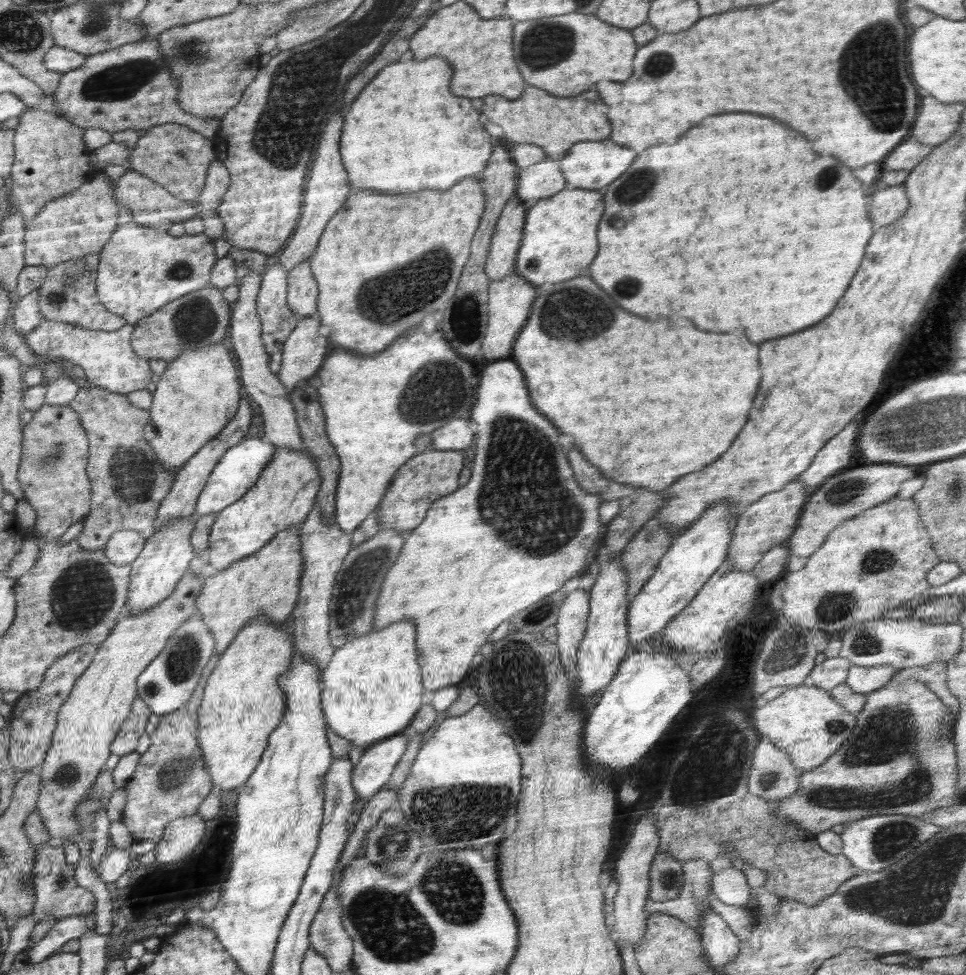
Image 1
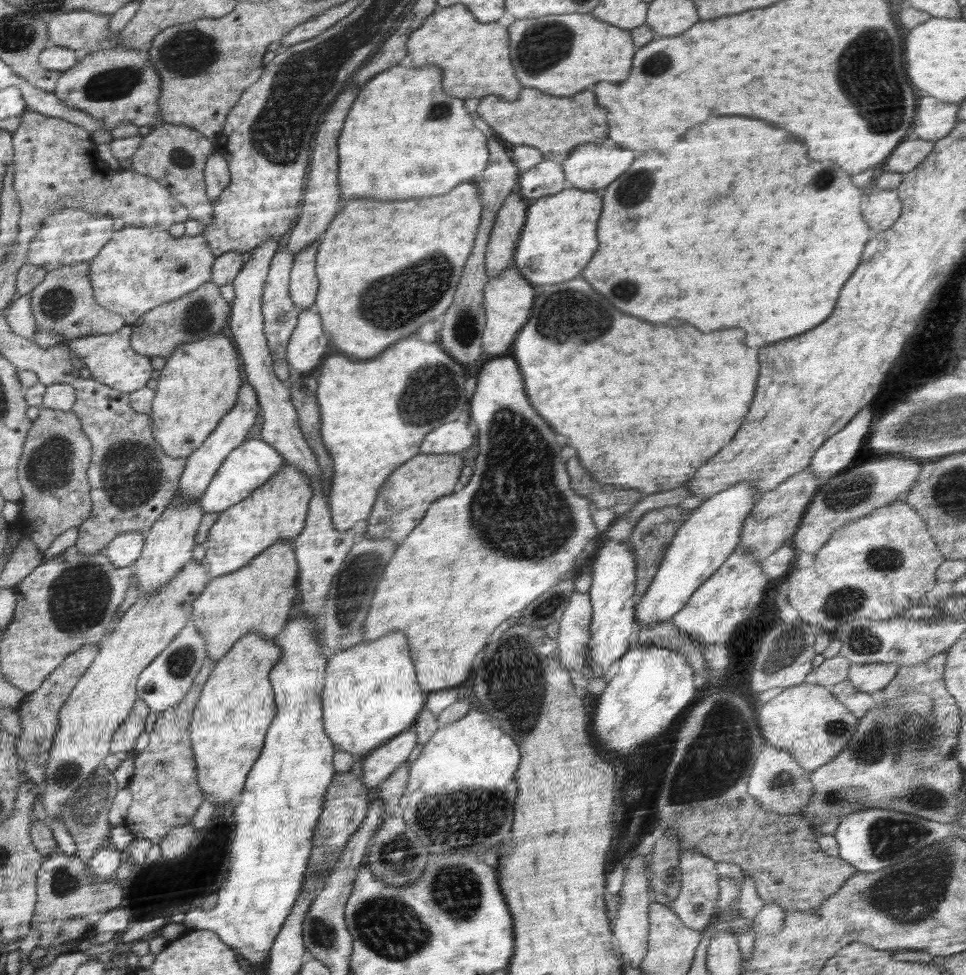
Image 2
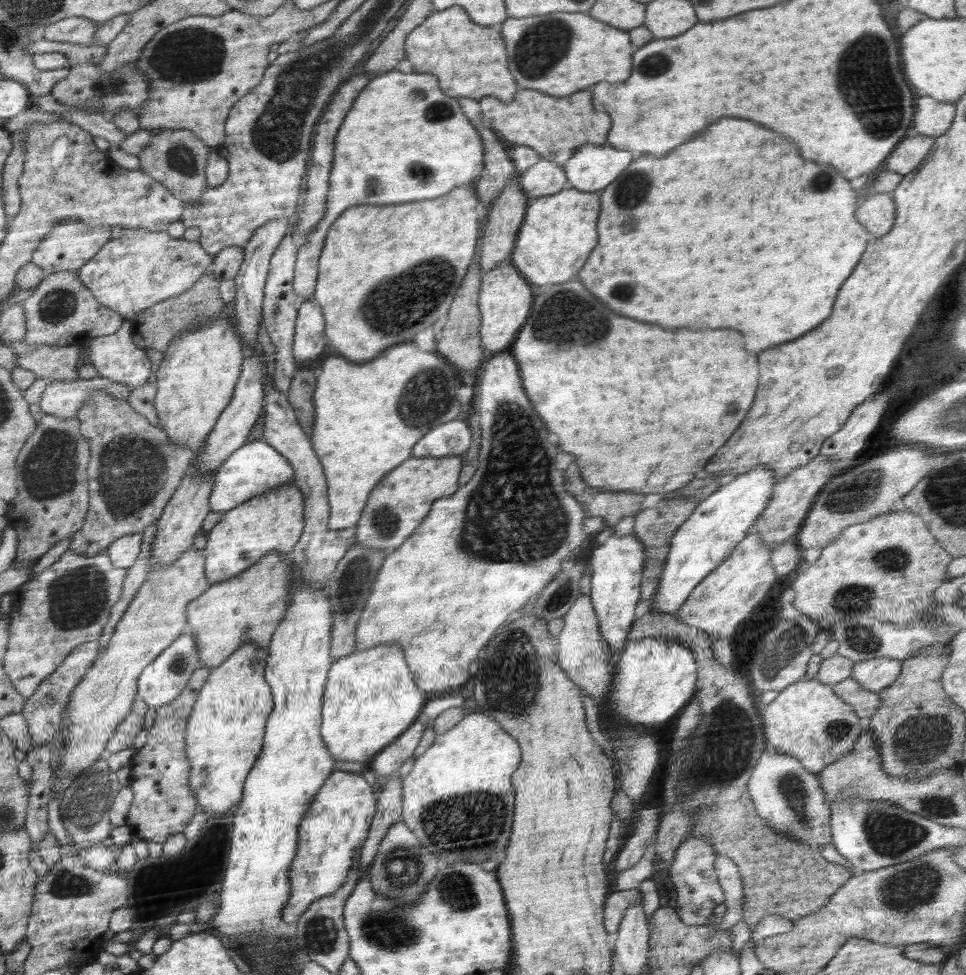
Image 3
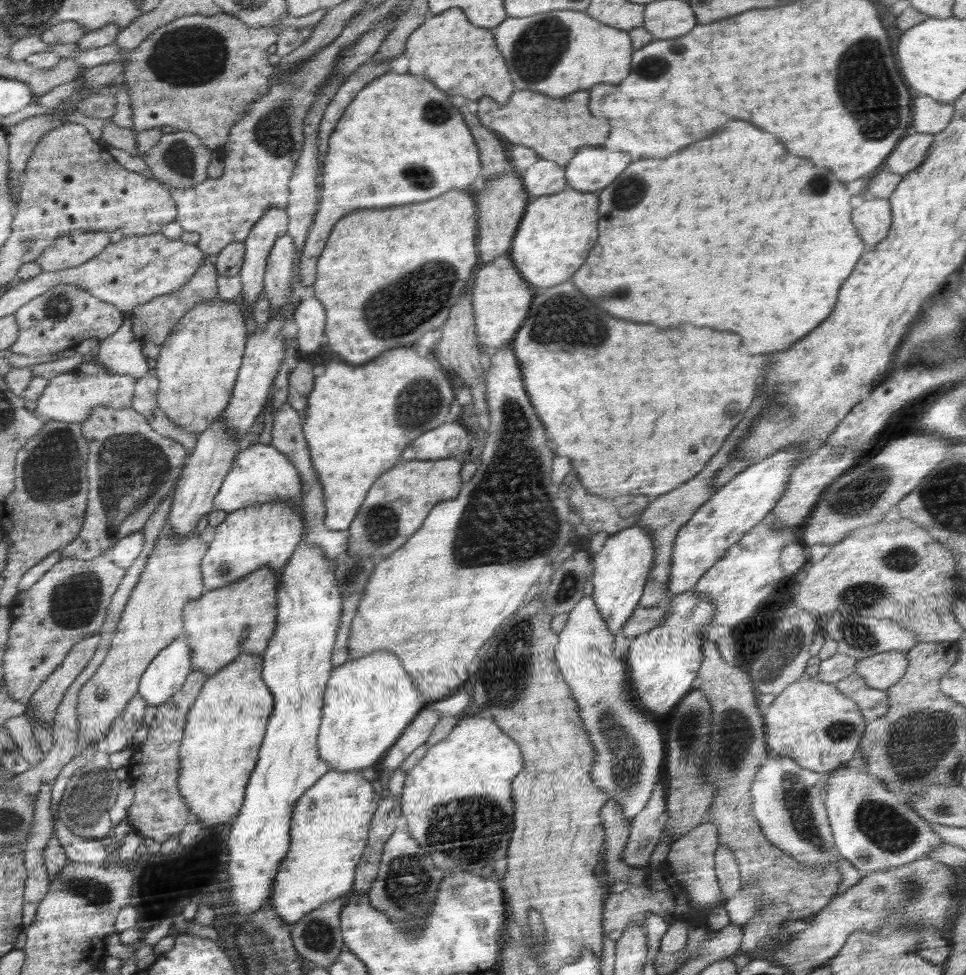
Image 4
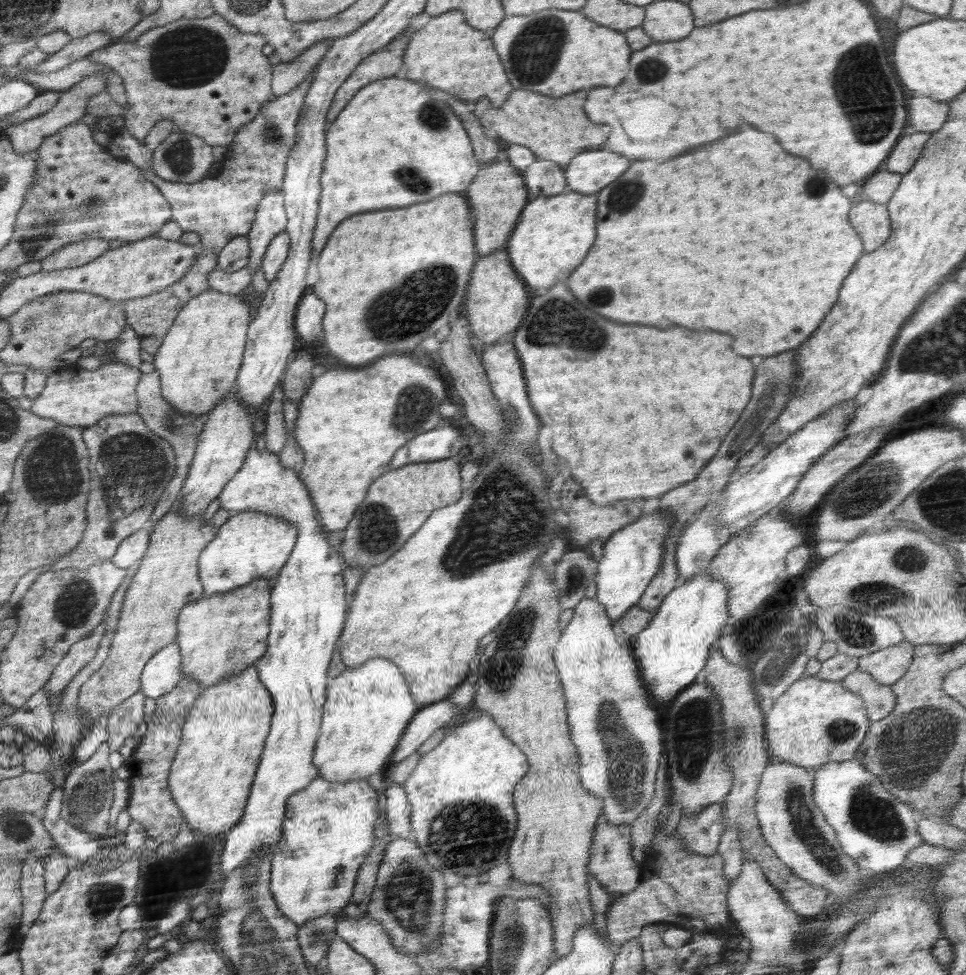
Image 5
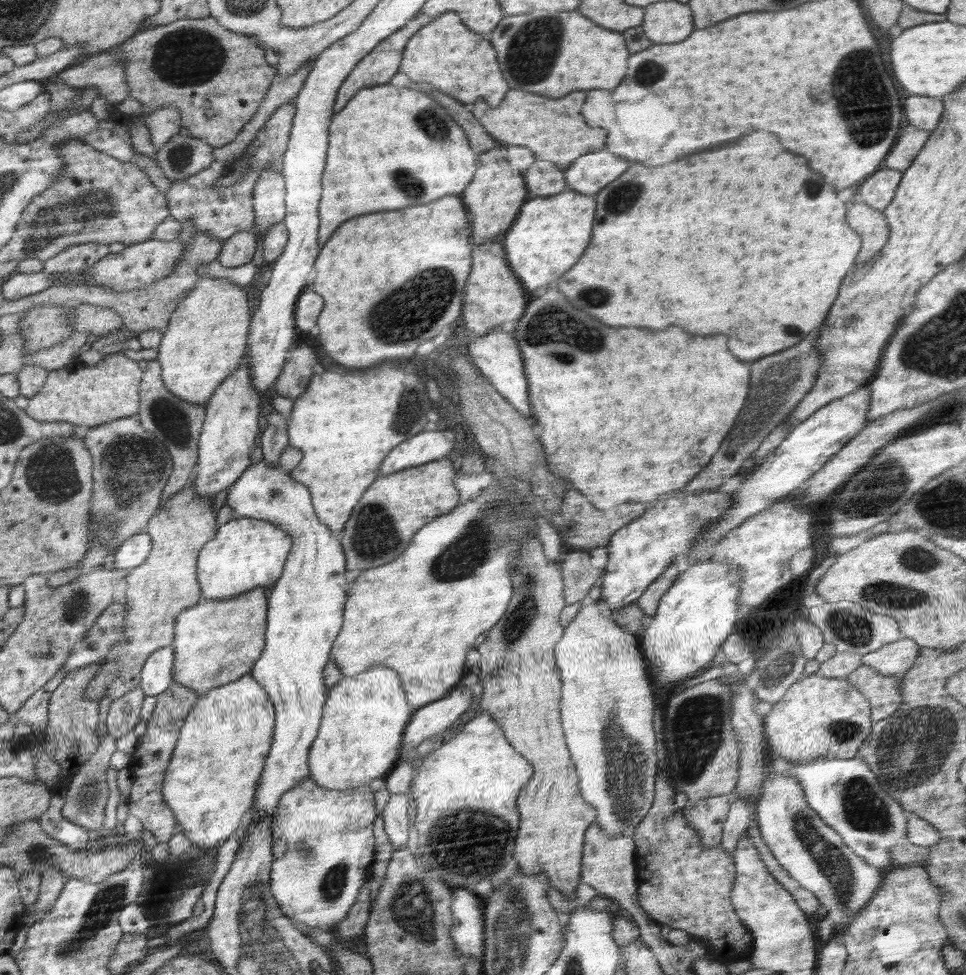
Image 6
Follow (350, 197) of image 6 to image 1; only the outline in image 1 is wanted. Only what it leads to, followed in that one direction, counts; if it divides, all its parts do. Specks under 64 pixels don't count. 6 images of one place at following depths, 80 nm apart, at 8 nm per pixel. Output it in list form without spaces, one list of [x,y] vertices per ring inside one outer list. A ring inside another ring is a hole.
[[[433,56],[426,60],[411,59],[407,62],[394,62],[385,66],[378,74],[360,91],[358,98],[352,102],[350,110],[346,112],[348,118],[344,118],[342,138],[339,141],[342,150],[343,165],[347,170],[352,170],[352,188],[370,188],[370,190],[380,190],[386,194],[408,194],[408,192],[420,192],[420,190],[448,190],[464,178],[477,176],[482,172],[489,162],[493,149],[492,142],[488,139],[488,134],[484,128],[484,122],[480,122],[482,114],[478,111],[472,112],[472,104],[468,98],[456,98],[448,92],[448,84],[452,78],[452,67],[449,62],[441,56]],[[311,259],[287,272],[287,303],[300,318],[316,315],[319,300],[319,283],[311,271]]]

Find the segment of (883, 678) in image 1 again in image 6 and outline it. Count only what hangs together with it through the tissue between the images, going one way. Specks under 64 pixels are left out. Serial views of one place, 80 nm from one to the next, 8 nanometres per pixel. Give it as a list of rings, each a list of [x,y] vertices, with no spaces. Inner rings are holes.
[[[903,637],[898,642],[886,644],[882,648],[862,655],[862,664],[871,666],[880,674],[902,675],[914,666],[914,661],[918,656],[918,644]]]

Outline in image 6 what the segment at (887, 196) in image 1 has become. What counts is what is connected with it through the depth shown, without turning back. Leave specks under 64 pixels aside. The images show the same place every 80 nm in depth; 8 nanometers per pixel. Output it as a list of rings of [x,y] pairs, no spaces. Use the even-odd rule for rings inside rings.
[[[863,202],[850,203],[849,206],[846,222],[862,238],[862,248],[856,258],[856,264],[862,264],[878,256],[878,252],[886,244],[889,237],[888,223],[882,210],[870,208]]]

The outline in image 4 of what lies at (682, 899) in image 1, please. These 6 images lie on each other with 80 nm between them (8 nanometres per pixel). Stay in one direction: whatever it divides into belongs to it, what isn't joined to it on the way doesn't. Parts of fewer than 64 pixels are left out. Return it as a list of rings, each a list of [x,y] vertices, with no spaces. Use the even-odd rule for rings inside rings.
[[[704,820],[690,832],[683,834],[671,845],[667,863],[672,872],[678,876],[680,886],[684,887],[696,908],[712,908],[722,902],[722,892],[715,874],[715,853],[718,846],[718,831],[713,822]]]

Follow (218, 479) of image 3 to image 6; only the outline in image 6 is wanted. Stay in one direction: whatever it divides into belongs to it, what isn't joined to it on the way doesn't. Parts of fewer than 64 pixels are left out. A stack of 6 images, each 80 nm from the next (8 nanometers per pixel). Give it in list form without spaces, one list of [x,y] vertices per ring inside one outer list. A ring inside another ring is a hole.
[[[263,460],[254,463],[228,490],[226,506],[234,509],[236,519],[249,516],[271,522],[290,534],[294,544],[282,576],[270,587],[267,648],[251,672],[256,682],[272,694],[271,701],[276,702],[276,746],[271,746],[272,754],[267,754],[256,799],[245,823],[220,846],[214,871],[222,876],[235,864],[236,854],[240,854],[240,846],[248,842],[246,837],[251,830],[266,815],[274,820],[283,794],[309,778],[308,753],[317,737],[323,706],[327,702],[326,666],[343,628],[350,589],[342,543],[326,523],[320,522],[307,486],[296,482],[286,469],[267,466]]]

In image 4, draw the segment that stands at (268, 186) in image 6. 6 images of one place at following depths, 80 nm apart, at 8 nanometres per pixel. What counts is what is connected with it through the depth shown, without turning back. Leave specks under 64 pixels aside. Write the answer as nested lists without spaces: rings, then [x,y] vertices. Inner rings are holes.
[[[268,209],[251,229],[250,236],[243,240],[245,259],[239,275],[242,279],[241,295],[238,299],[252,306],[263,289],[268,266],[268,255],[275,242],[287,232],[290,221],[284,209]]]

